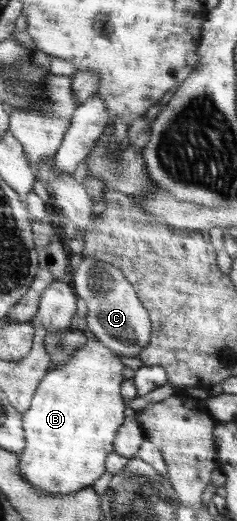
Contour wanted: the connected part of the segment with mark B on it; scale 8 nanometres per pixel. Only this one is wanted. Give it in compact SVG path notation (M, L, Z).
M93 337L73 354L73 358L69 358L69 362L45 373L29 408L22 412L26 448L17 454L20 473L32 487L44 493L74 493L93 486L93 482L106 471L107 455L114 451L115 435L126 418L123 412L125 400L120 393L124 379L124 365L119 357Z

